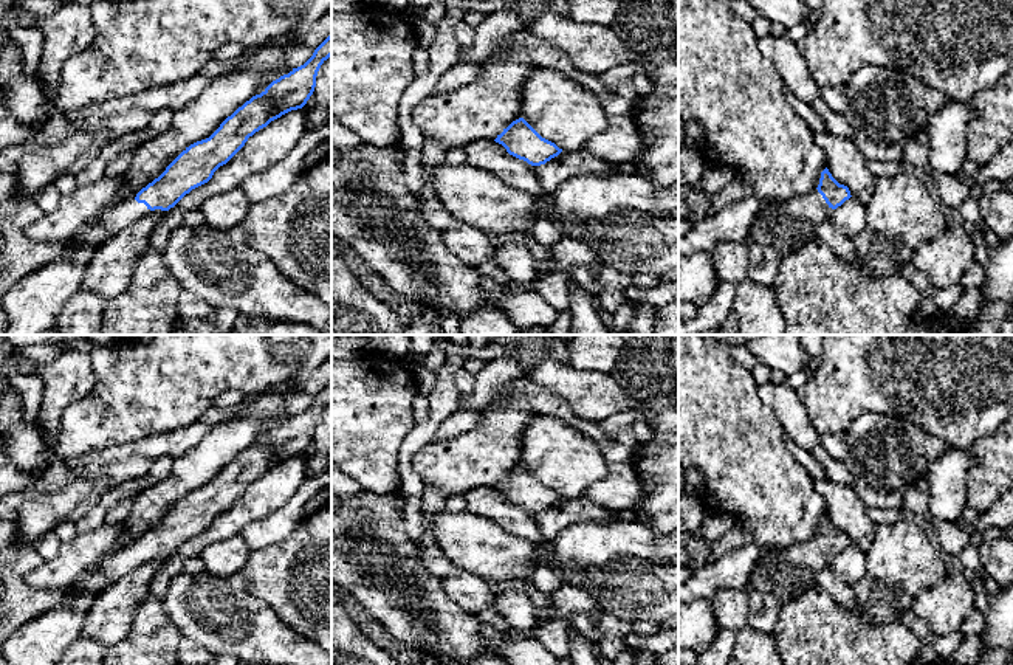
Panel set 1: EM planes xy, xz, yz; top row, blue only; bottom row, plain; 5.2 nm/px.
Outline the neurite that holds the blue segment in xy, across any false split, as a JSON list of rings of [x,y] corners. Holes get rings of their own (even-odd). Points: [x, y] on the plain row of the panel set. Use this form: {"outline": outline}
{"outline": [[[328,383],[300,414],[273,428],[252,443],[206,487],[186,494],[166,518],[133,546],[104,560],[101,572],[115,581],[150,558],[169,558],[192,536],[208,530],[260,476],[282,462],[302,456],[316,434],[321,412],[331,403]]]}

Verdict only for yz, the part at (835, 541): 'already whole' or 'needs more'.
needs more

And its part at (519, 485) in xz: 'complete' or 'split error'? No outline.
complete

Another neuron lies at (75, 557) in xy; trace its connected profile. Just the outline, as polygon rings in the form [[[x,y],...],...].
[[[102,524],[98,529],[77,533],[62,543],[50,561],[43,561],[25,575],[25,583],[34,589],[67,589],[94,563],[110,556],[125,533],[125,524]]]

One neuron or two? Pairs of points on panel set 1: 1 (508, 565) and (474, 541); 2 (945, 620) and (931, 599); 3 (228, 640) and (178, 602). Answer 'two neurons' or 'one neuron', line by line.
1: one neuron
2: one neuron
3: one neuron

